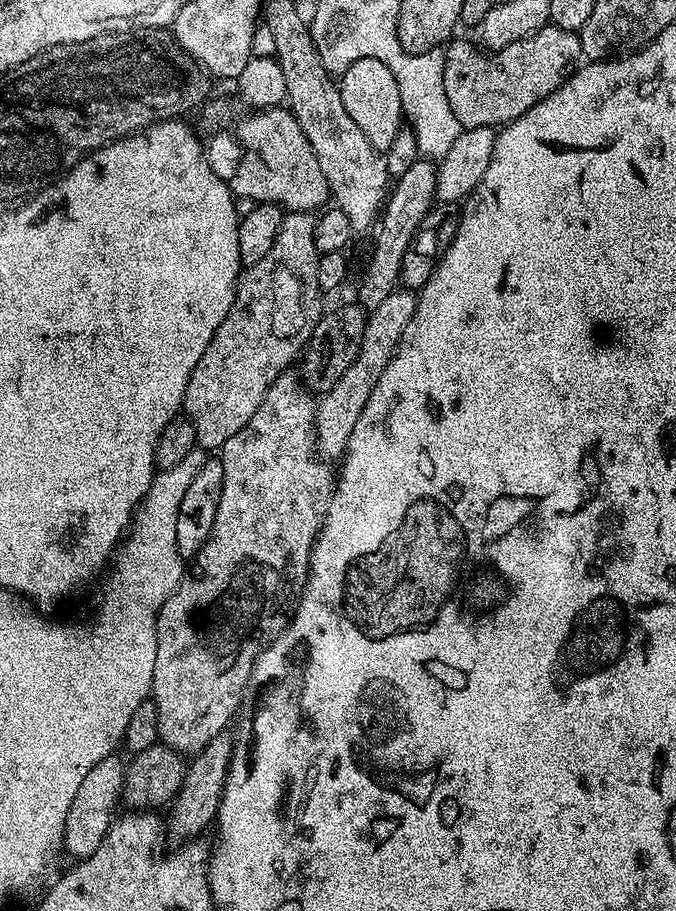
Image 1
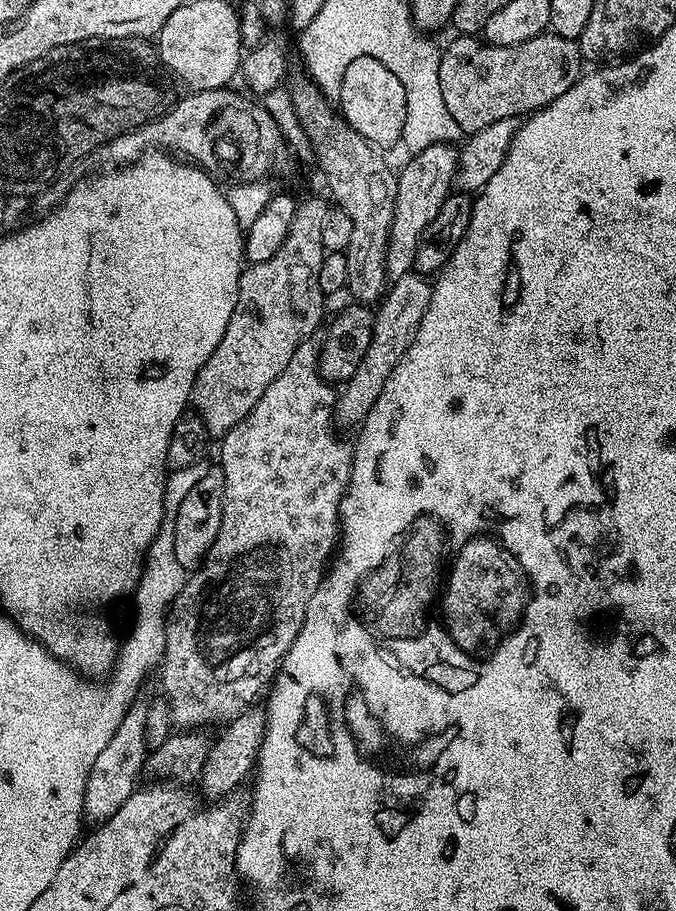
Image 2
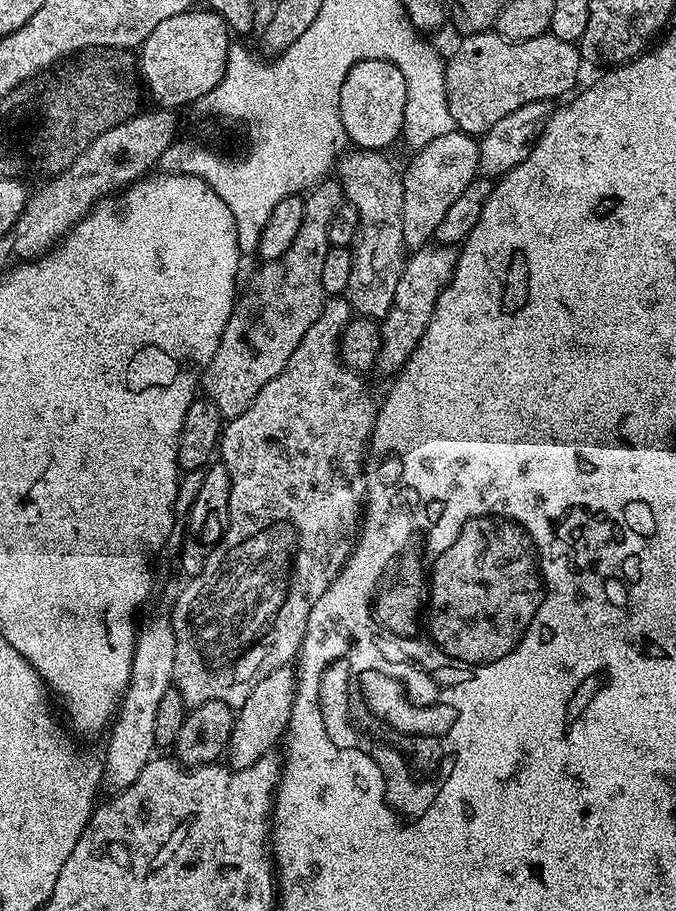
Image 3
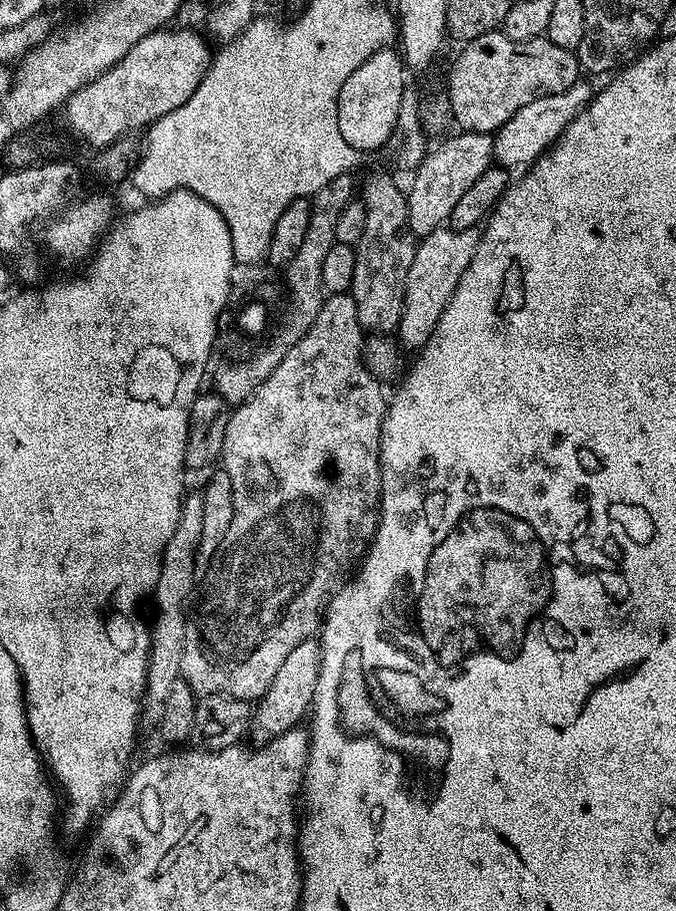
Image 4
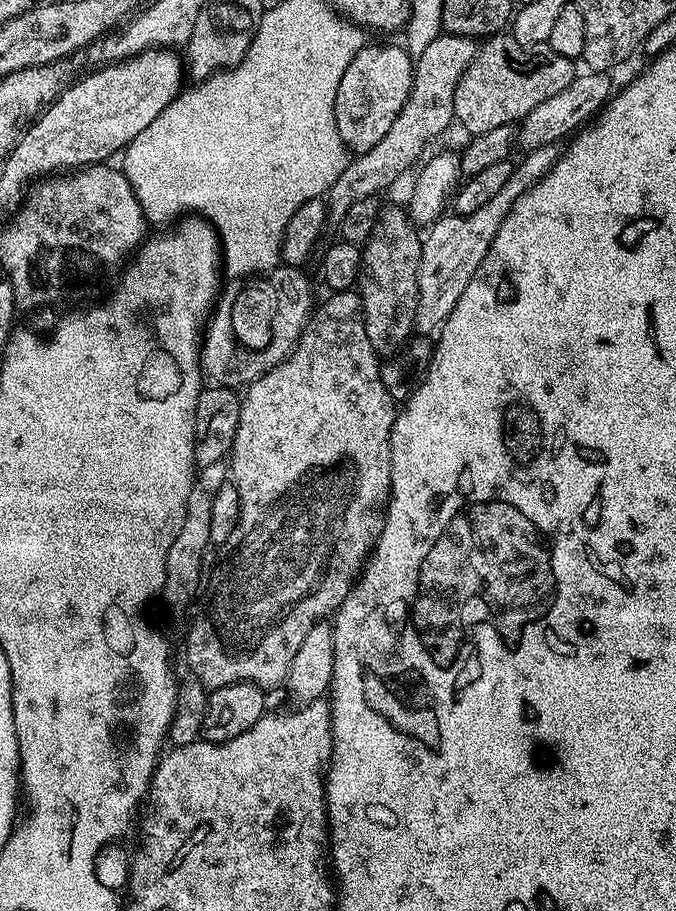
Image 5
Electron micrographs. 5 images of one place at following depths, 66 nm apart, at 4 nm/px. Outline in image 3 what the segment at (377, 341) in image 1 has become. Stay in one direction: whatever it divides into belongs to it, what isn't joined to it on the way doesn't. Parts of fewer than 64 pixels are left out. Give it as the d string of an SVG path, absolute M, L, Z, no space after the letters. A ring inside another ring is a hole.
M425 246L417 248L405 259L401 277L398 279L397 290L394 293L393 305L385 314L380 324L380 353L376 359L375 371L381 372L387 378L395 377L404 367L405 362L414 354L422 334L426 334L426 326L430 326L430 318L434 314L434 306L442 294L442 290L452 280L452 272L456 269L457 249L452 246Z

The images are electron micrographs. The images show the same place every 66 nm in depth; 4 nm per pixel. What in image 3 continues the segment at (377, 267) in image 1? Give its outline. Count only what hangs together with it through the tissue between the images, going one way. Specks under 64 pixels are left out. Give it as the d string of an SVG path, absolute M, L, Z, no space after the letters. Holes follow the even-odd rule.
M454 131L434 138L424 148L411 153L412 161L402 175L404 190L402 201L402 238L405 249L415 250L425 247L435 237L438 226L457 198L462 198L462 190L477 179L480 172L480 146L477 137L467 132Z

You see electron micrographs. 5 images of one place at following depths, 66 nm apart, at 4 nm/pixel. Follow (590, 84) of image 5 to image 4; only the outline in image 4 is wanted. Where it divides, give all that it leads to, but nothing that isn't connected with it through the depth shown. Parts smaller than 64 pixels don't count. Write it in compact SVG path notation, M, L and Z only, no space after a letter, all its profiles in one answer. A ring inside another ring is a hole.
M585 82L570 86L562 94L550 94L546 98L538 98L522 106L514 118L507 120L501 128L496 129L492 136L492 158L501 168L515 170L535 164L536 159L547 152L555 144L556 139L578 118L578 114L590 103L594 88ZM524 164L524 165L523 165Z

